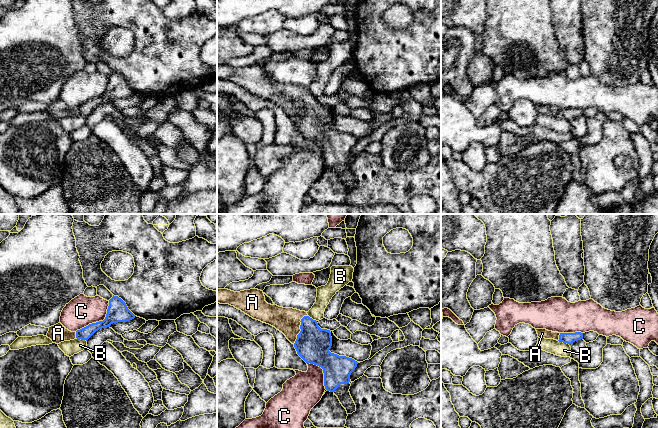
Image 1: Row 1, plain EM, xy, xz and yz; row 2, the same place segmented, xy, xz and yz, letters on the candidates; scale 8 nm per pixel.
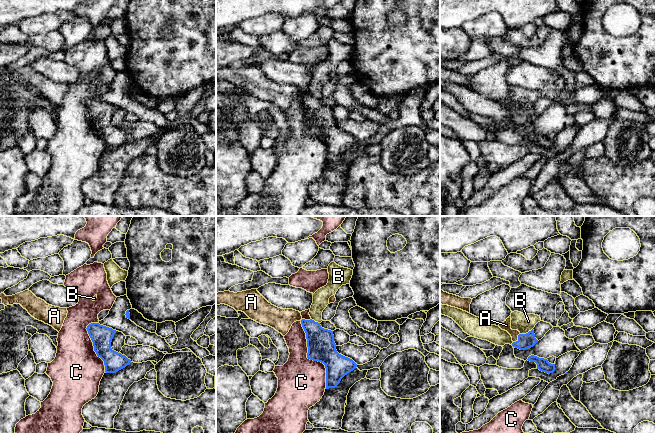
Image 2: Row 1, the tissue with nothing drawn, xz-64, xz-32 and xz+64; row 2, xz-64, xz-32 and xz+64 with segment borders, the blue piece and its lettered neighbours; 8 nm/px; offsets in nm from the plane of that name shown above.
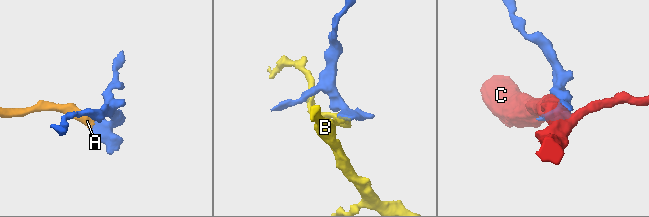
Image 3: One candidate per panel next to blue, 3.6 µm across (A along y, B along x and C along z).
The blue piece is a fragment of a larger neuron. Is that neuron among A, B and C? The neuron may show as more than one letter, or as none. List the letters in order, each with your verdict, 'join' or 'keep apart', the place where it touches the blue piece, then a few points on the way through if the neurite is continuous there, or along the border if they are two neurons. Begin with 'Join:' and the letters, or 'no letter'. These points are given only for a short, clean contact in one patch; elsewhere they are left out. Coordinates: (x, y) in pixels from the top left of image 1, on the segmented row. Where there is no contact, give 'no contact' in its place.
Join: A
A: join | xz (300, 328) | across xz (312, 344), (300, 328), (287, 320)
B: keep apart | yz (564, 342)
C: keep apart | xy (99, 321)

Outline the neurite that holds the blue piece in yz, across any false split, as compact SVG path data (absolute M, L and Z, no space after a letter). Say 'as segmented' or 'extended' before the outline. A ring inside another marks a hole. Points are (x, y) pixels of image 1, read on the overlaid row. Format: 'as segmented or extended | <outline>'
extended | M536 329L539 338L545 339L554 339L559 342L572 344L575 341L583 339L583 333L575 332L575 333L558 333L548 331L546 329Z

